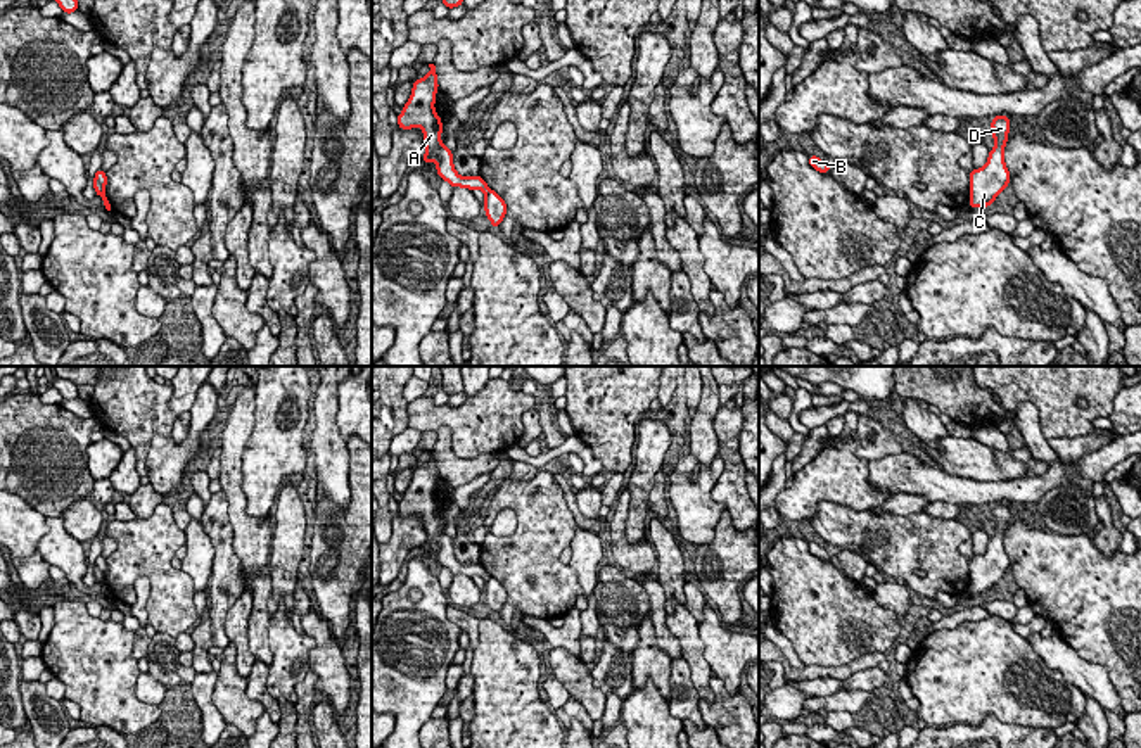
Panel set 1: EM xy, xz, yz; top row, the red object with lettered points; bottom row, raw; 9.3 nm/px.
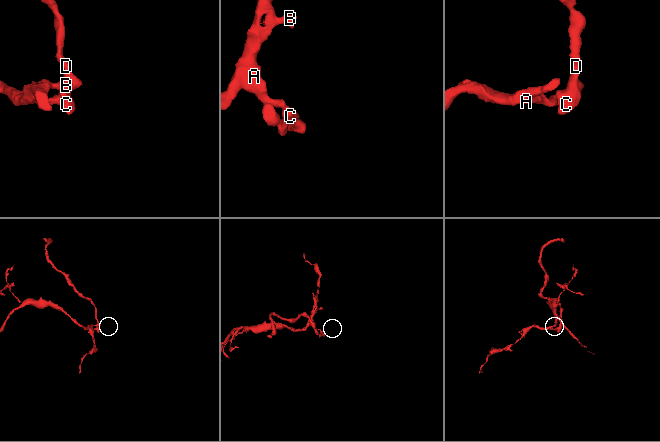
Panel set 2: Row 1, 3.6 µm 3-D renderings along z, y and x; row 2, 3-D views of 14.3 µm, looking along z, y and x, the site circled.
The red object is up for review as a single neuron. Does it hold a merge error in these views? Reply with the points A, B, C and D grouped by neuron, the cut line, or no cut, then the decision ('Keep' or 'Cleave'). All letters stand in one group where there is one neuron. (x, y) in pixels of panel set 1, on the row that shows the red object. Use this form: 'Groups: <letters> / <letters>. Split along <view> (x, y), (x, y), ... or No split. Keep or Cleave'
Groups: A B / C D. Split along xz (491, 190), (486, 196). Cleave

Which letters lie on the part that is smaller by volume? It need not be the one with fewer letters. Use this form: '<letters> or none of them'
C, D

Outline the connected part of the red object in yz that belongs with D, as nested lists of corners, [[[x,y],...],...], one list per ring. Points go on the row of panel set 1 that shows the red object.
[[[992,117],[992,136],[996,147],[989,152],[987,164],[982,169],[970,171],[970,207],[987,207],[1010,183],[1010,173],[1004,164],[1004,145],[1008,142],[1010,117]]]

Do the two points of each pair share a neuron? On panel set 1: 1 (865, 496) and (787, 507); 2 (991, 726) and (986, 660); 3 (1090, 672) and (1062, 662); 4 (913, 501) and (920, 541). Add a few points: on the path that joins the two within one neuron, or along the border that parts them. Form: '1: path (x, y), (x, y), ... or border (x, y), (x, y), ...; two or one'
1: path (846, 491), (806, 493); one
2: border (951, 724), (977, 726), (996, 716), (1031, 726); two
3: path (1083, 672), (1069, 664); one
4: border (922, 510), (910, 513), (873, 512); two

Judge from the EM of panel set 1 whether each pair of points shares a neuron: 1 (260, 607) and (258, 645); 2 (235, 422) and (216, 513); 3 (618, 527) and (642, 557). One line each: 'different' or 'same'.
1: same
2: different
3: same

